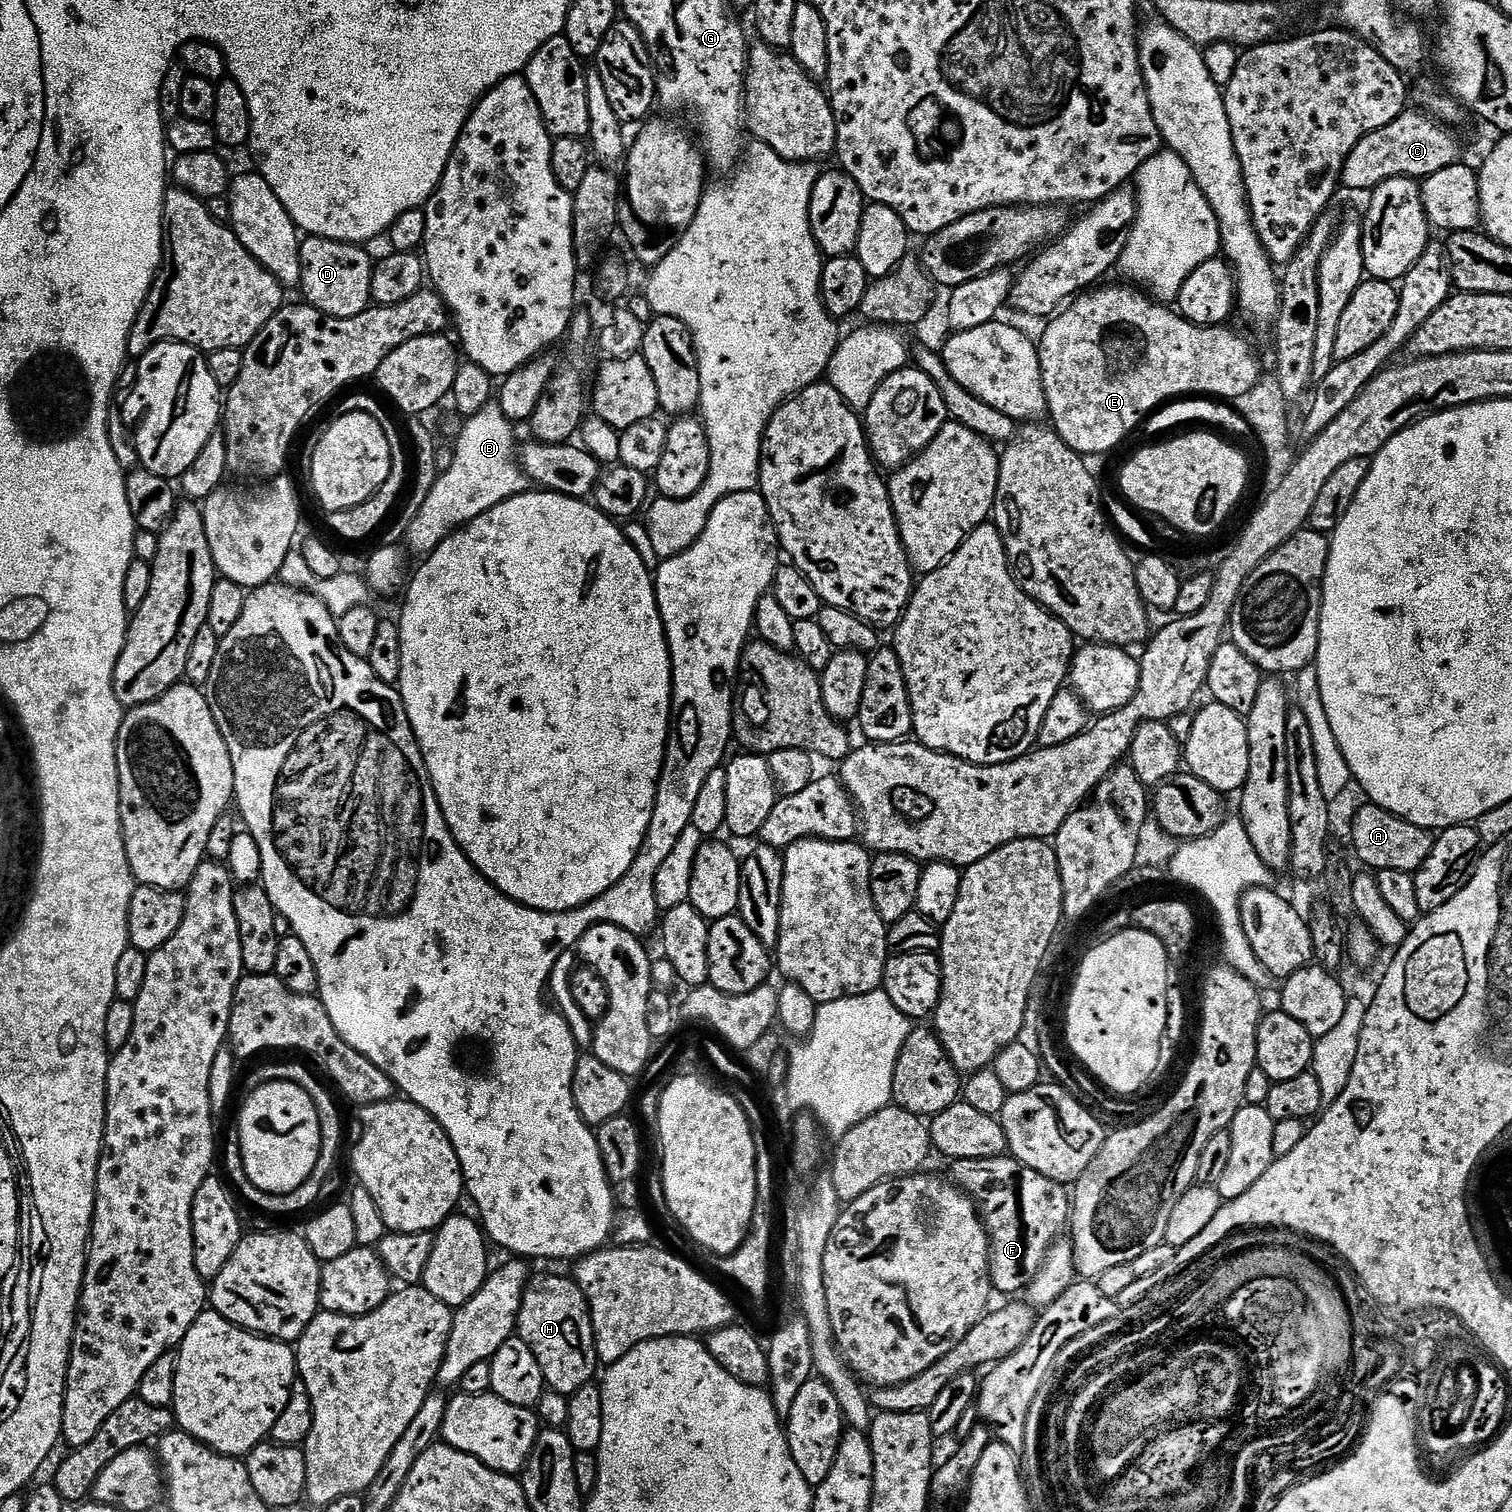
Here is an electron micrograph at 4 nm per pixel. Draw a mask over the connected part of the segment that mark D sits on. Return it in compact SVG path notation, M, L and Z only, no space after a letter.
M308 236L300 245L302 274L298 285L304 291L303 299L313 308L334 318L354 318L373 303L373 257L368 257L367 247L343 244L321 236Z

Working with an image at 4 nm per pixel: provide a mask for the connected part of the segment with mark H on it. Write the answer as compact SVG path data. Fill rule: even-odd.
M540 1276L536 1281L525 1287L518 1305L518 1311L514 1317L514 1328L517 1328L519 1339L526 1342L538 1362L538 1366L544 1375L545 1385L551 1391L561 1394L571 1394L581 1387L584 1376L584 1348L580 1345L580 1324L576 1321L576 1316L572 1313L572 1308L568 1305L568 1296L560 1287L564 1280L560 1276Z

